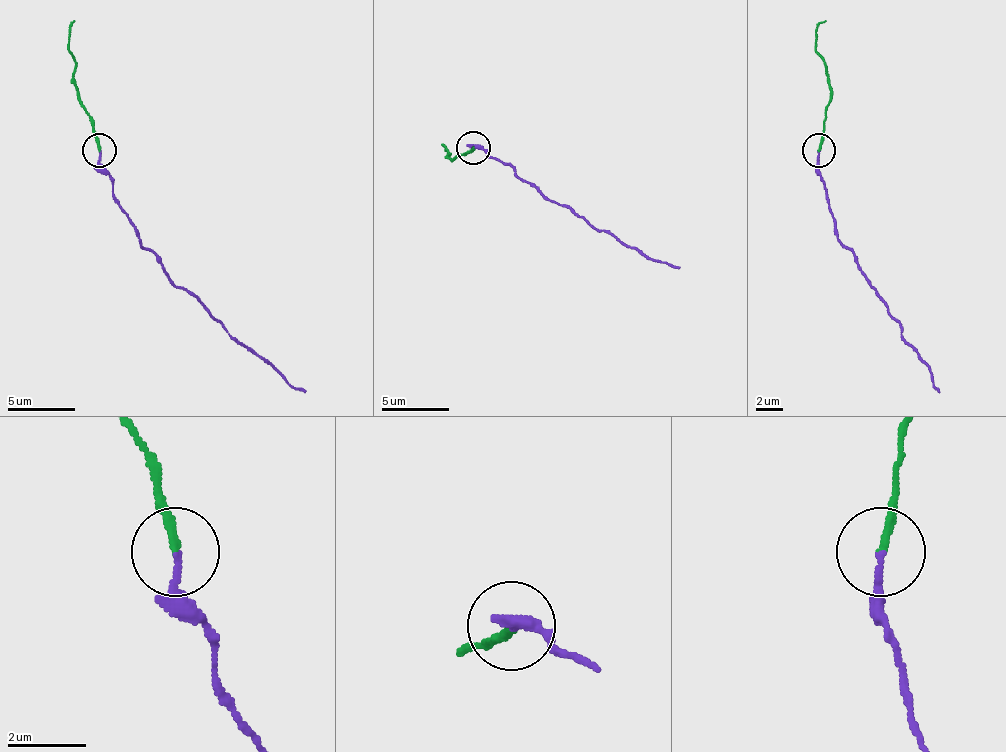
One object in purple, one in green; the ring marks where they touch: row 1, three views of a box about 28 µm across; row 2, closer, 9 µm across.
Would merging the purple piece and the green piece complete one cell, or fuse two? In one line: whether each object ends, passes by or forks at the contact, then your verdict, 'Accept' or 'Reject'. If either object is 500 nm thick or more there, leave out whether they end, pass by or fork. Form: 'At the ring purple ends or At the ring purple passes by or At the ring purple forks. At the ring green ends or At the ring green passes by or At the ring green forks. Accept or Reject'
At the ring purple ends. At the ring green ends. Reject

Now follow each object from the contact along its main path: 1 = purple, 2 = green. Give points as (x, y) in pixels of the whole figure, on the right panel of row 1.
1: (818, 149), (818, 169), (824, 183), (824, 196), (858, 270), (932, 375), (939, 392)
2: (818, 149), (831, 95), (828, 65), (814, 48), (814, 28), (824, 21)

